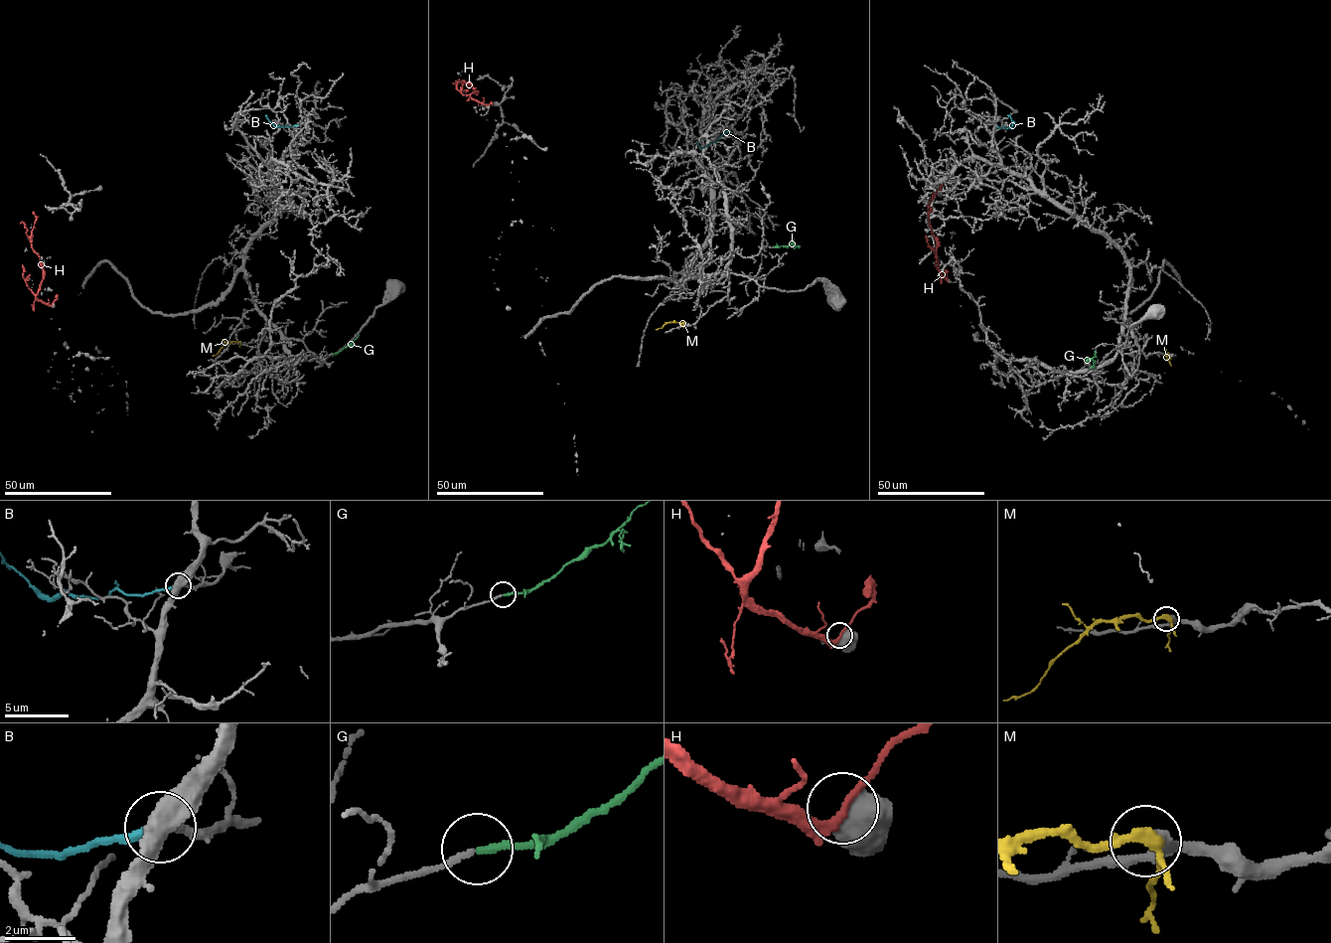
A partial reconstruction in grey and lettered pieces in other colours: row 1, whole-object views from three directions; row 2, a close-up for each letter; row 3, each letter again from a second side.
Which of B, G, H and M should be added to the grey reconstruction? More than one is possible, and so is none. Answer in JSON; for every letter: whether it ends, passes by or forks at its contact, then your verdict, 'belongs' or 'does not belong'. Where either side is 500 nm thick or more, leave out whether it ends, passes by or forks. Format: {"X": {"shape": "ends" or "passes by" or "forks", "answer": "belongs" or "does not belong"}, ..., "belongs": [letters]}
{"B": {"shape": "ends", "answer": "does not belong"}, "G": {"shape": "ends", "answer": "belongs"}, "H": {"answer": "does not belong"}, "M": {"shape": "forks", "answer": "belongs"}, "belongs": ["G", "M"]}

